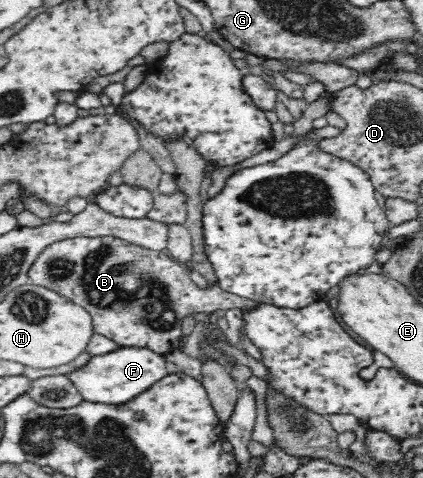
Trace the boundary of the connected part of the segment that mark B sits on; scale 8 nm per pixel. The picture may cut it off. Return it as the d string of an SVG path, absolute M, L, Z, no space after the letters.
M75 237L50 244L33 264L29 277L34 284L54 290L82 306L94 318L95 334L100 334L121 347L144 348L162 356L179 348L178 342L182 336L181 321L184 316L199 312L212 314L214 311L226 311L233 307L248 312L260 309L263 304L260 300L226 292L220 285L210 284L207 289L200 289L190 279L189 269L180 267L180 264L165 252L150 251L136 244L104 237Z

